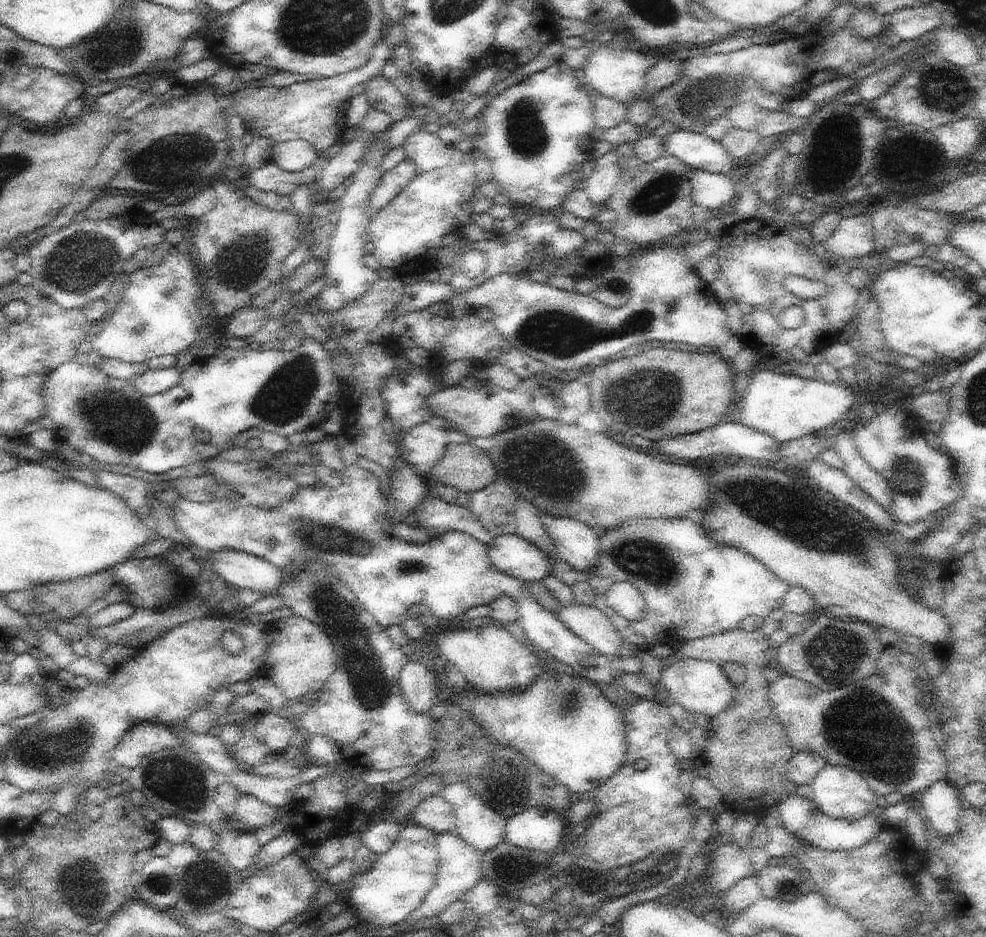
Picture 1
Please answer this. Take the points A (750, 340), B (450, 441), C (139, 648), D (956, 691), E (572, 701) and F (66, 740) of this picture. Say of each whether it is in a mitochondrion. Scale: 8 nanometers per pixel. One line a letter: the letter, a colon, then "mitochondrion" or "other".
A: other
B: other
C: other
D: other
E: mitochondrion
F: mitochondrion

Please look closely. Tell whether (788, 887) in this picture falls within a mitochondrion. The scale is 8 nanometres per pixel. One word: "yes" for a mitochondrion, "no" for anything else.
no

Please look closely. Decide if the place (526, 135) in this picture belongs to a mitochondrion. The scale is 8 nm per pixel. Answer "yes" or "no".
yes

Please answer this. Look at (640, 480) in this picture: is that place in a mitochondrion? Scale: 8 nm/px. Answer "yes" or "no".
no

